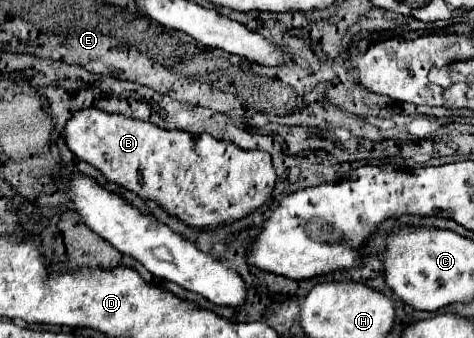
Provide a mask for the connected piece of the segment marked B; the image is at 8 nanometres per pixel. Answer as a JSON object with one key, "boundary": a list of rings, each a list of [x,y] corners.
{"boundary":[[[100,109],[74,113],[66,123],[66,145],[78,159],[102,171],[108,181],[136,193],[140,199],[156,201],[168,215],[182,219],[194,229],[218,229],[224,223],[234,223],[254,213],[270,199],[276,183],[272,159],[266,151],[244,151],[238,145],[214,139],[208,133],[194,137],[186,131],[166,131],[158,125],[116,113],[104,113]]]}

